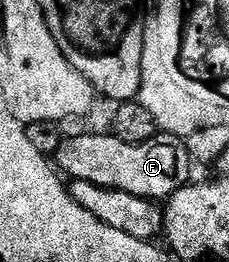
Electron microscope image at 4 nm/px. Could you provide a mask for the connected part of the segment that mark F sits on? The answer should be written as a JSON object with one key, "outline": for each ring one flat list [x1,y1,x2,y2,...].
{"outline":[[108,132,80,134,77,138,65,137,56,150,54,162,59,173,64,176,69,174,69,179,104,186,107,190,130,192,149,200,168,199,171,194,189,185,194,171,188,147,179,137,160,136,135,146,126,144]]}

